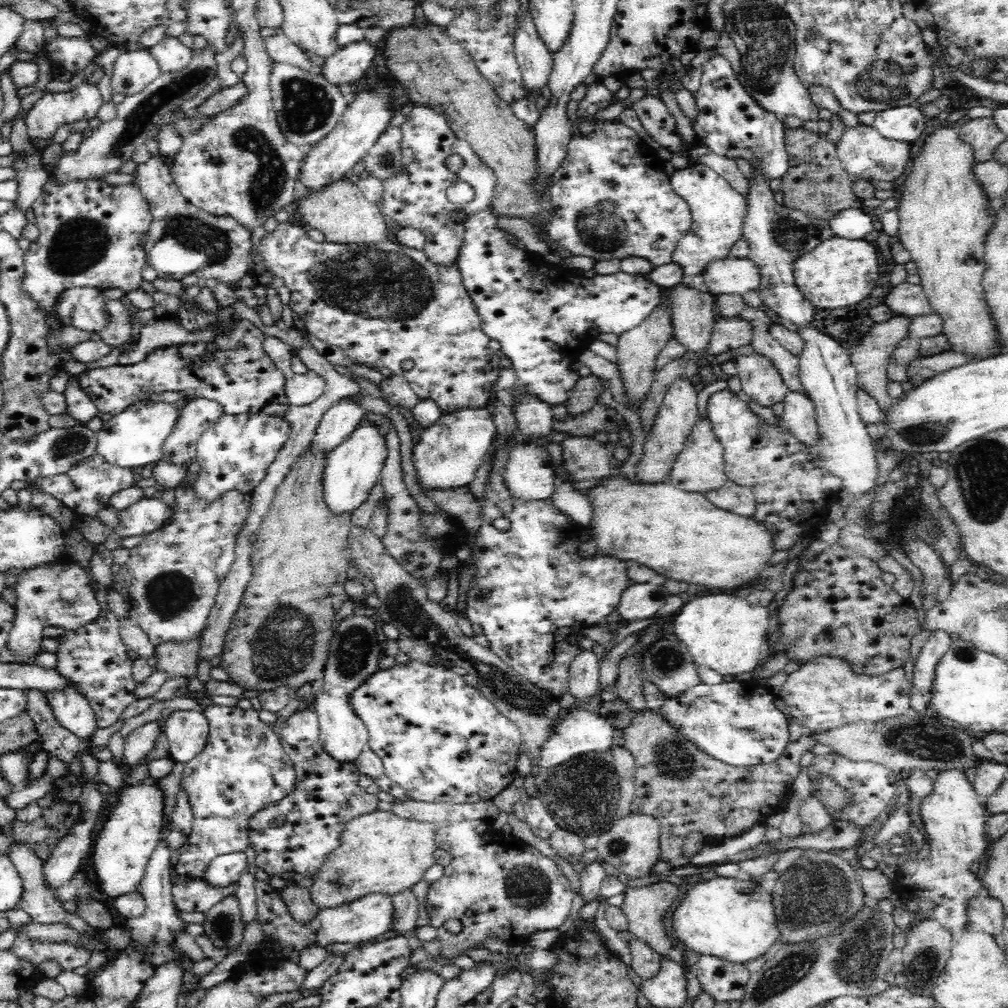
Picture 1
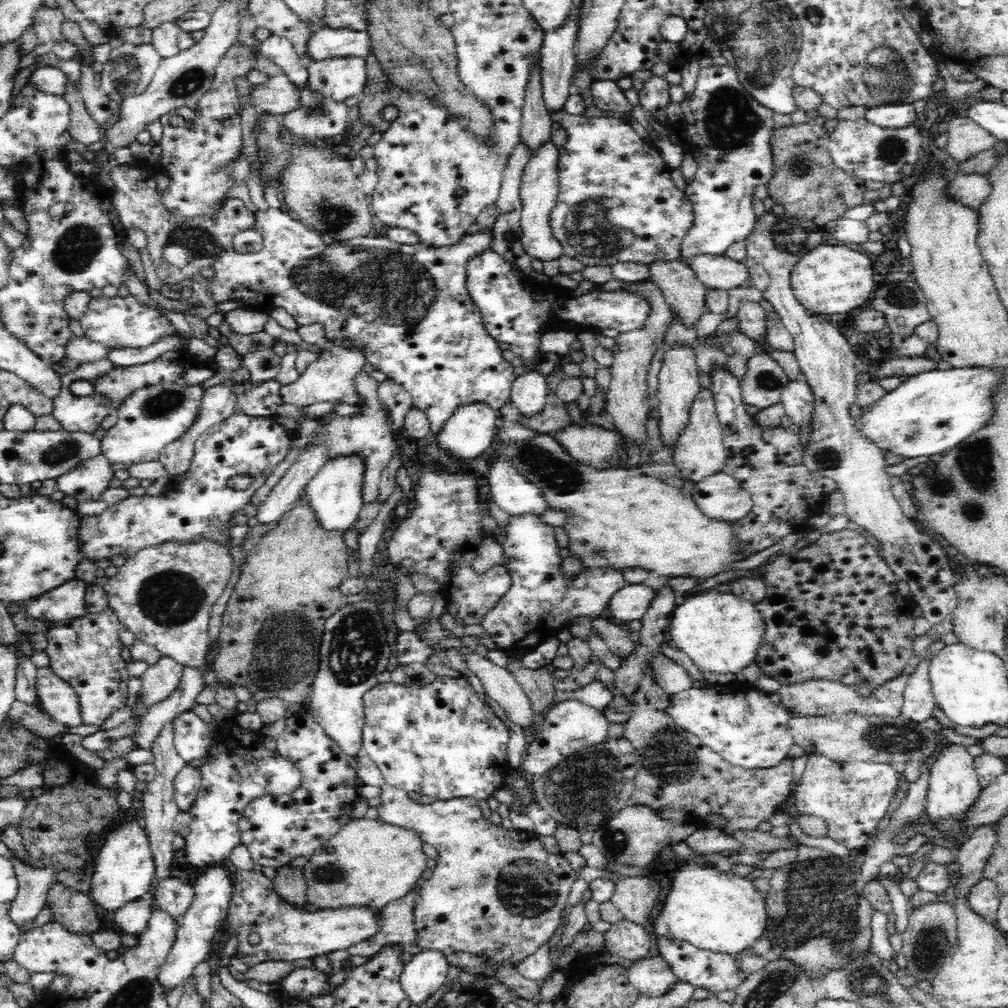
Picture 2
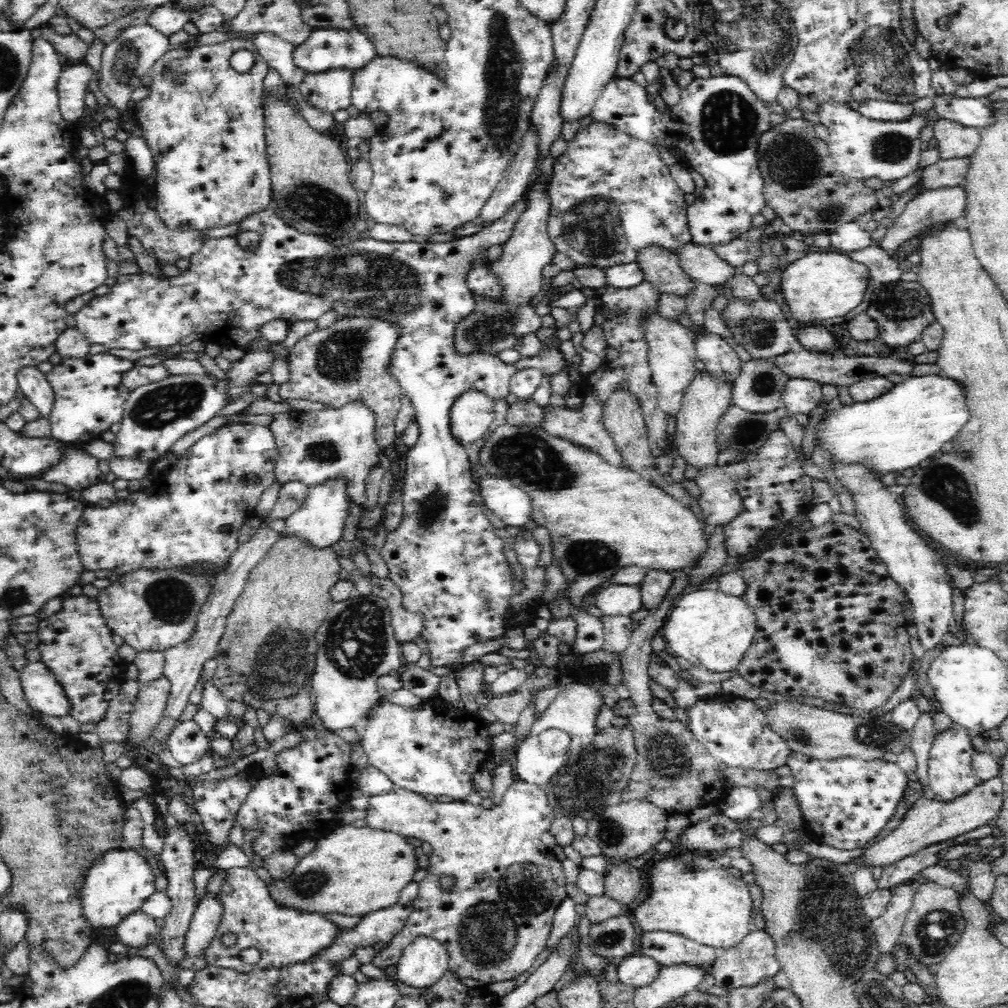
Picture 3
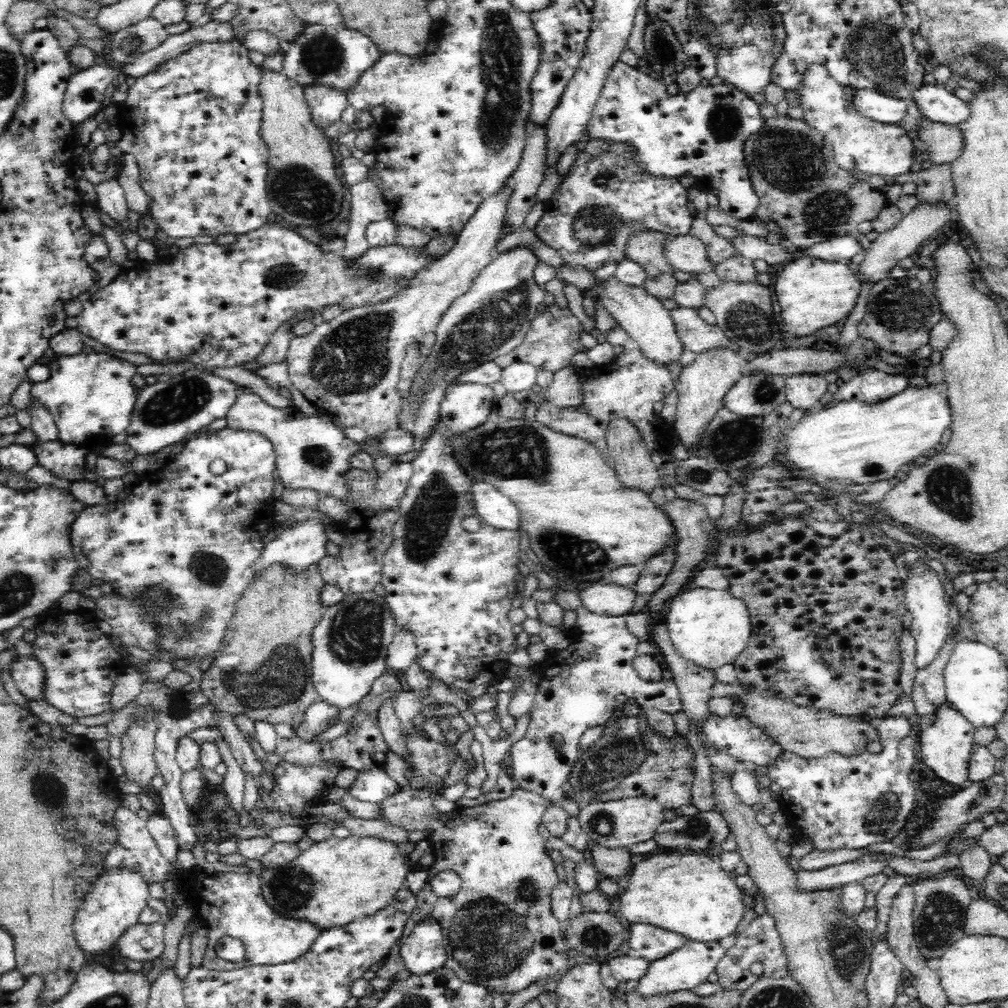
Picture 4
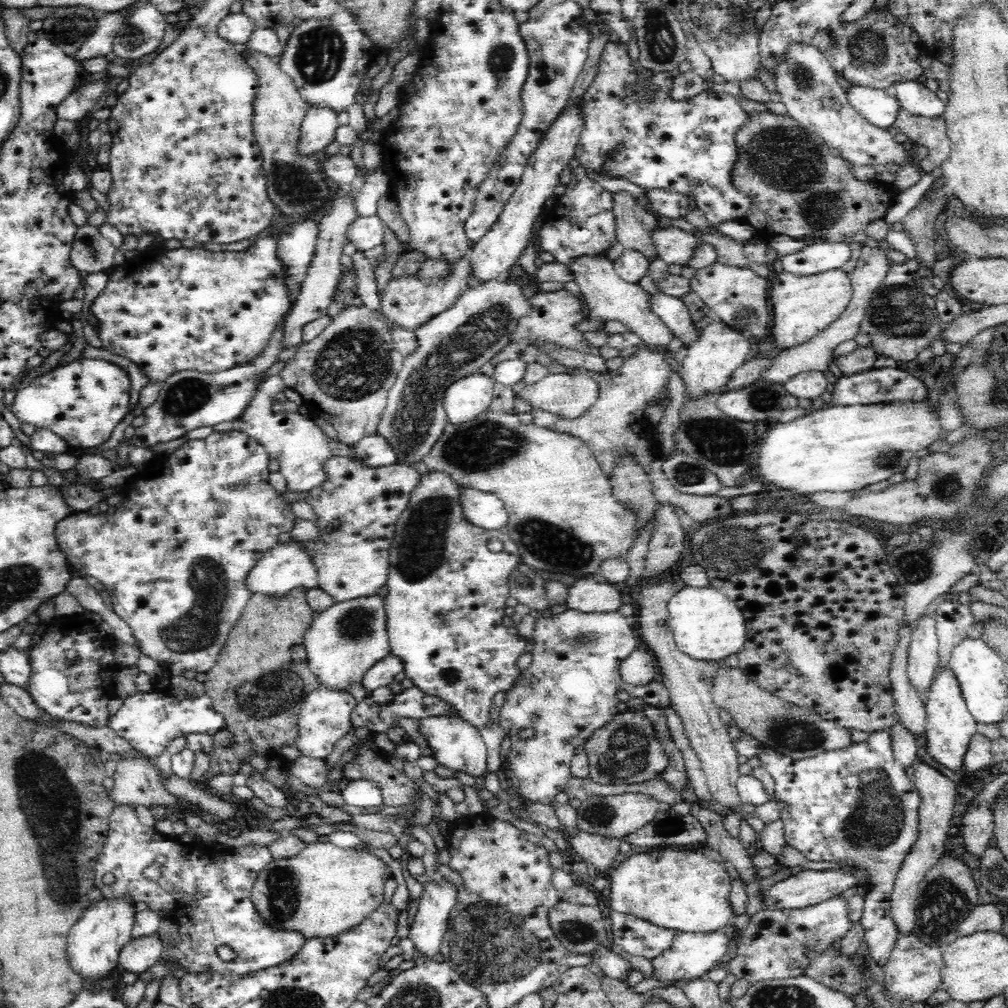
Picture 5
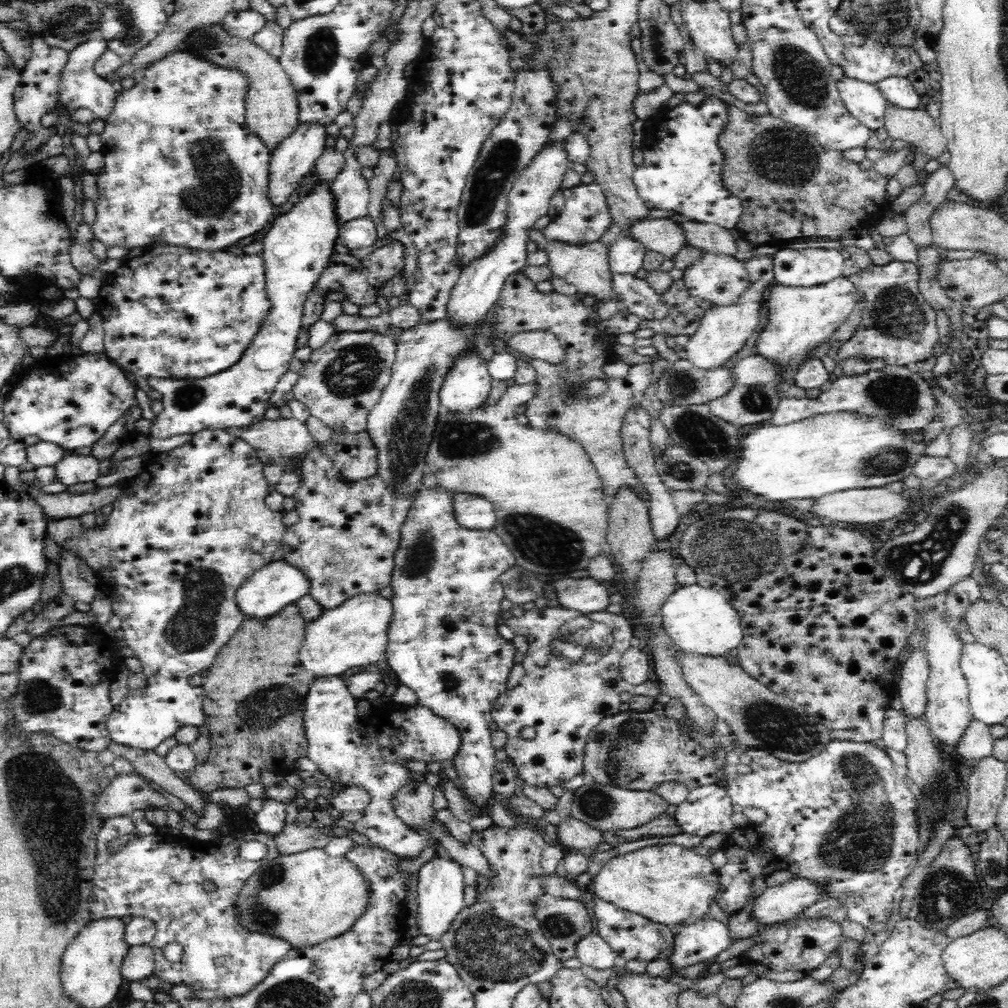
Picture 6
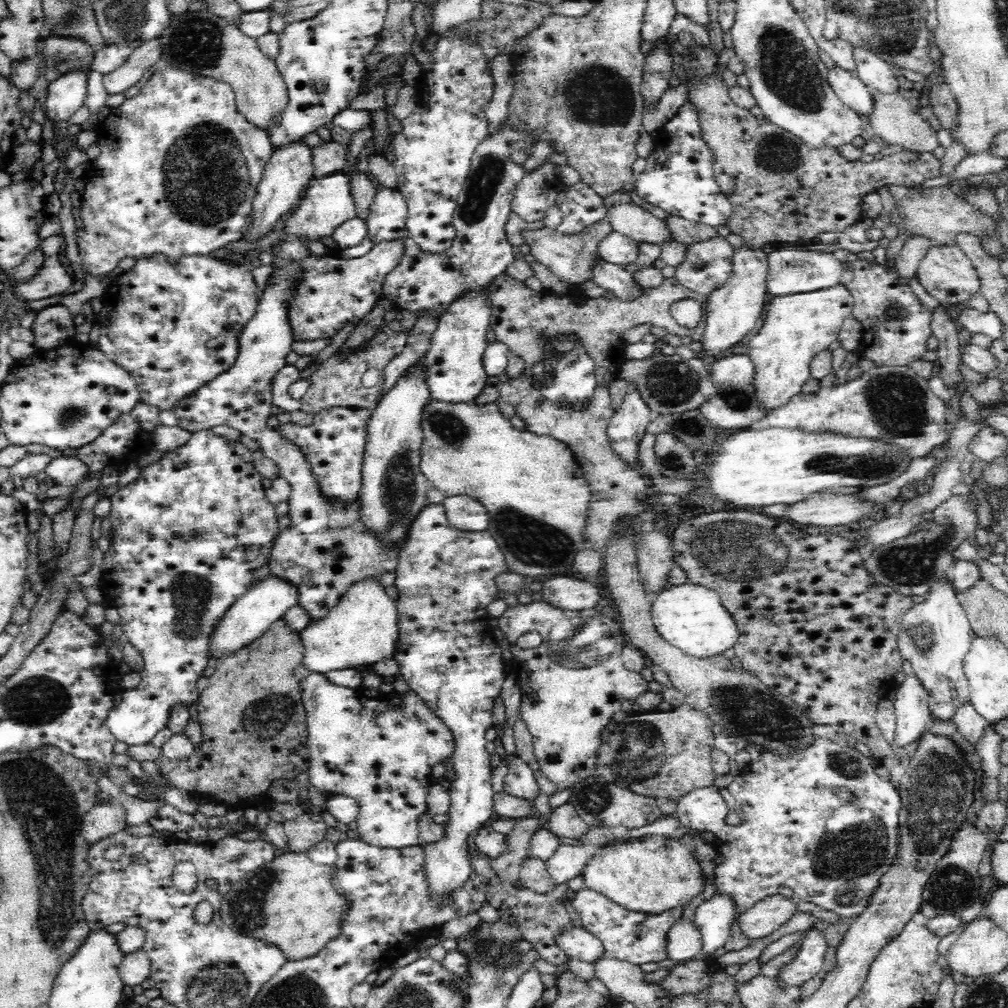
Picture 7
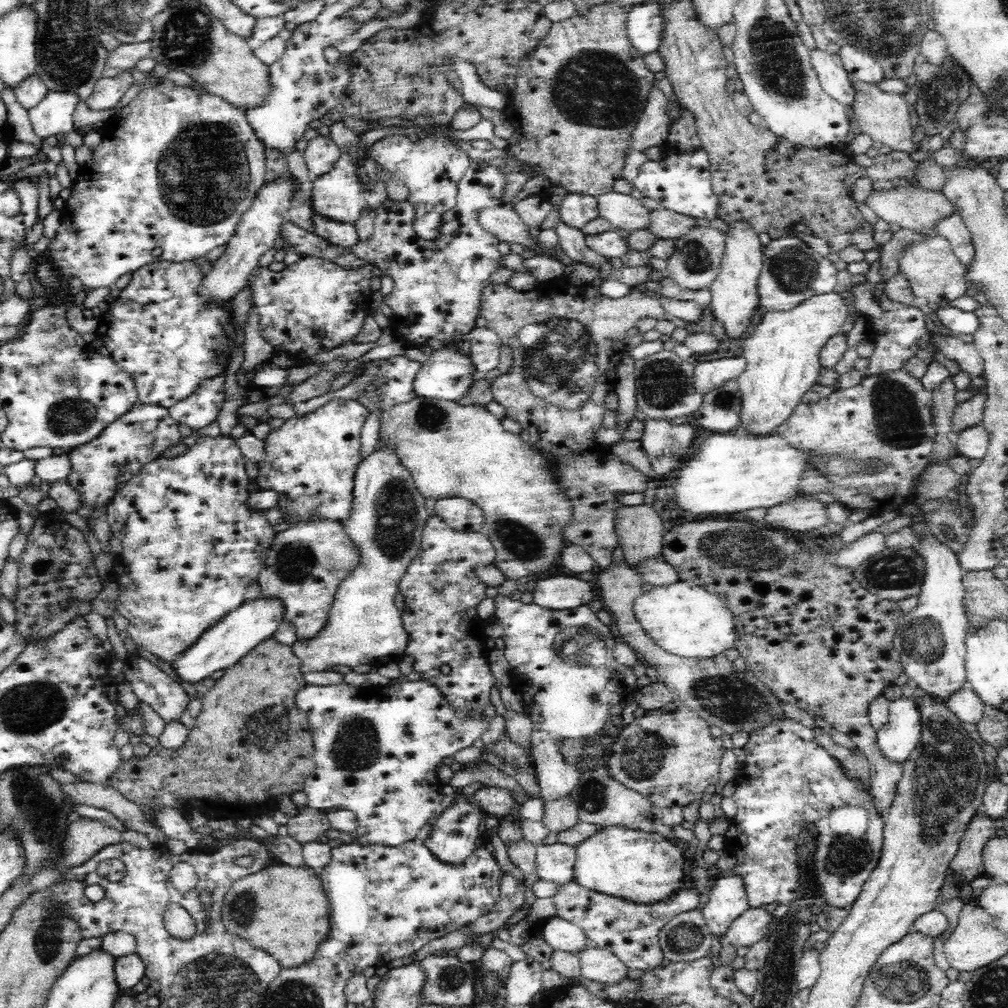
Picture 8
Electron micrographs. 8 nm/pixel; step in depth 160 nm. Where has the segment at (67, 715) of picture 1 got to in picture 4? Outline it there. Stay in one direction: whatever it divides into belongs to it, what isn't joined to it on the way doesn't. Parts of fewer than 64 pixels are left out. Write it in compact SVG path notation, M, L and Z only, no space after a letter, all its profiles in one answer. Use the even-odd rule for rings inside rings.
M15 656L9 665L18 690L29 700L43 700L43 681L46 675L42 664L33 656Z

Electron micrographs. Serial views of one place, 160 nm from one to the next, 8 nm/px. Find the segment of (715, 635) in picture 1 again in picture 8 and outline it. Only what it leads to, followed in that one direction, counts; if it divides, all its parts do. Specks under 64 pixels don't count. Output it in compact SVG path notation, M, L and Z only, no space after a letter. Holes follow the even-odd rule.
M681 581L670 586L645 587L645 591L634 600L634 608L631 610L634 611L648 637L654 639L660 648L670 654L684 658L704 659L712 658L724 650L735 647L737 630L733 612L727 608L724 600L720 600L704 587Z

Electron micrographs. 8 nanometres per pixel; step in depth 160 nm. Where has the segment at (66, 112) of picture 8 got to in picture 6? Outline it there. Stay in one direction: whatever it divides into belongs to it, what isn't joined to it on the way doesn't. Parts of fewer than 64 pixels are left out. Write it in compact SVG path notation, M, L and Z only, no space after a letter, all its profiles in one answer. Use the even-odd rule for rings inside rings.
M103 38L92 39L83 42L69 52L66 66L62 70L62 74L60 74L59 103L62 104L62 110L67 111L69 109L75 111L78 108L89 108L94 112L96 119L102 120L105 120L112 112L119 94L112 88L112 84L108 79L98 76L93 69L98 58L109 49L107 43Z

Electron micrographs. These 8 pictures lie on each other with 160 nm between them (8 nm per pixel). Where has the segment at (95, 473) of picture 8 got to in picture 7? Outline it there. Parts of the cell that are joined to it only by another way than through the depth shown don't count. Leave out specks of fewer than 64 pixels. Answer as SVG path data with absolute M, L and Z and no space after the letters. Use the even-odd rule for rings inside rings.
M140 401L134 410L128 414L118 417L118 420L111 424L92 442L78 449L77 457L82 463L87 465L88 477L94 473L100 474L106 466L122 468L129 462L137 463L139 457L148 450L154 450L153 433L161 424L159 414L161 410L155 406Z

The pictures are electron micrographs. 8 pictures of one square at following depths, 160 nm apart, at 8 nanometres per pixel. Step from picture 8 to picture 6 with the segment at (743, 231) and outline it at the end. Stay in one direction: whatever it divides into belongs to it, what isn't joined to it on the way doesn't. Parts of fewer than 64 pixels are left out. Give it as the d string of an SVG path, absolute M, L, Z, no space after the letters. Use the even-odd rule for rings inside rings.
M760 255L749 259L743 265L750 281L746 292L742 292L742 296L734 304L712 304L702 316L698 330L689 336L684 349L687 352L687 359L698 368L714 370L724 366L734 354L742 350L748 336L752 336L754 328L758 326L758 312L762 306L764 290L774 280L774 261L770 255Z

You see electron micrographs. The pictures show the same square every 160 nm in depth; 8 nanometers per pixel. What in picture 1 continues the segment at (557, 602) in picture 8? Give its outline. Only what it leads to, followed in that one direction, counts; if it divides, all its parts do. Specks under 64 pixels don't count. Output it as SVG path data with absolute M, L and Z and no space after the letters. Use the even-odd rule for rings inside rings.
M633 583L622 593L616 610L625 623L644 620L644 618L654 617L656 612L664 606L668 596L669 592L664 585Z

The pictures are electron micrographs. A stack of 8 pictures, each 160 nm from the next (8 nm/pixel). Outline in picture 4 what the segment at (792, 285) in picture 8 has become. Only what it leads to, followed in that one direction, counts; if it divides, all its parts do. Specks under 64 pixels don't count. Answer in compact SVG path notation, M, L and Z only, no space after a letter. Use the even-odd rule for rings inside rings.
M836 236L829 240L818 242L812 247L801 249L799 256L833 263L850 260L862 250L862 246L860 246L854 236Z

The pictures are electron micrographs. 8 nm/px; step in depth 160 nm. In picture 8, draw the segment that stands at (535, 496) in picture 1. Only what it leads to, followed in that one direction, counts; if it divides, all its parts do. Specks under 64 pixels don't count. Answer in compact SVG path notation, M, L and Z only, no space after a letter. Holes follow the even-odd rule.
M461 497L438 499L435 515L462 534L476 535L485 527L483 511L470 500Z

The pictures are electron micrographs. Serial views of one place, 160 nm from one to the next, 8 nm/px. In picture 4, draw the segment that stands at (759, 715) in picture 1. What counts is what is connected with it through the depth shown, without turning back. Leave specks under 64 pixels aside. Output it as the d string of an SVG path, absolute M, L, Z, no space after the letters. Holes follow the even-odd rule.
M732 713L729 716L720 718L716 714L710 714L710 718L706 720L703 731L715 748L720 748L722 752L734 757L741 764L743 762L754 762L756 766L767 766L774 761L784 750L782 746L776 742L762 728L751 723L746 716L741 714L735 716Z

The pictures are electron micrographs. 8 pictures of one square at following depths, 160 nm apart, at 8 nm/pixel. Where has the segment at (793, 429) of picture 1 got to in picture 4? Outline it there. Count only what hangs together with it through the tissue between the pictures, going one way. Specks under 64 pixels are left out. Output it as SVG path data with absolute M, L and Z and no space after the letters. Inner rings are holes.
M794 374L785 377L785 400L796 410L807 411L826 394L828 382L823 374Z

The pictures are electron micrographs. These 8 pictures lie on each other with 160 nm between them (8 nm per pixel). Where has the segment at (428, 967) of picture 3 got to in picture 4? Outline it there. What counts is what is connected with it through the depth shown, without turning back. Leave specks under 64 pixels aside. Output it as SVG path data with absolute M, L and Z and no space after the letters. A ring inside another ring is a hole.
M427 917L416 924L409 937L404 938L400 956L404 959L410 975L423 976L435 972L447 962L446 946L442 927L432 917Z

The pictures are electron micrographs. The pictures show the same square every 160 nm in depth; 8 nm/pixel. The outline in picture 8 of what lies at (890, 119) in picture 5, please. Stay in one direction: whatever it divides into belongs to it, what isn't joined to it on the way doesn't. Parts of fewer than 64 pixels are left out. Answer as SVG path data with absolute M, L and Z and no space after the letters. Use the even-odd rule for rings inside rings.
M817 48L810 50L810 61L822 89L842 106L852 107L856 93L848 71L842 66L842 59Z

